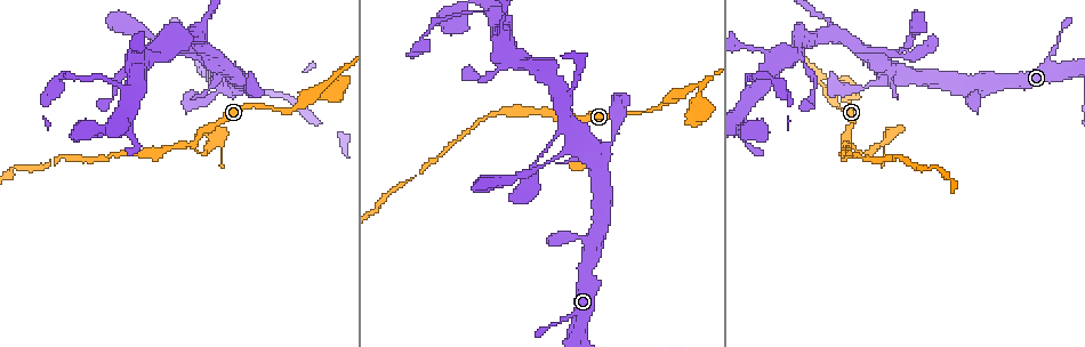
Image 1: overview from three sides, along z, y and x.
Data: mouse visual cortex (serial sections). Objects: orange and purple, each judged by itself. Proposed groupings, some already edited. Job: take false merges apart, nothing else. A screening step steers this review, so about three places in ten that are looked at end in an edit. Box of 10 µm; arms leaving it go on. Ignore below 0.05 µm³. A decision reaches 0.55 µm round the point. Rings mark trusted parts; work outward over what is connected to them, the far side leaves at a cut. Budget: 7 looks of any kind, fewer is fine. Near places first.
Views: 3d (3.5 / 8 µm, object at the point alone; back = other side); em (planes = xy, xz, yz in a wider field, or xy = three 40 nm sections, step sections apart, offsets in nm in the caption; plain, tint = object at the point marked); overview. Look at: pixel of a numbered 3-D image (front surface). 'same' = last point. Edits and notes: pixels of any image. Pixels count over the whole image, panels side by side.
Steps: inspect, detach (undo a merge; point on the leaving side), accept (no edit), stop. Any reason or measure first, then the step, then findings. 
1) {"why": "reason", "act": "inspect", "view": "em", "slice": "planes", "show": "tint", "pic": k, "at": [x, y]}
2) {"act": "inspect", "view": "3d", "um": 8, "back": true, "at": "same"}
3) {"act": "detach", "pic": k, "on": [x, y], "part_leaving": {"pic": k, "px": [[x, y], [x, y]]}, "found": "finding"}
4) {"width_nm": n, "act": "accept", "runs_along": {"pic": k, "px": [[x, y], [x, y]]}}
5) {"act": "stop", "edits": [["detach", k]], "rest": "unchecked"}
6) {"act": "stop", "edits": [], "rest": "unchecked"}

{"why": "branch point", "act": "inspect", "view": "3d", "um": 3.5, "pic": 1, "at": [854, 146]}

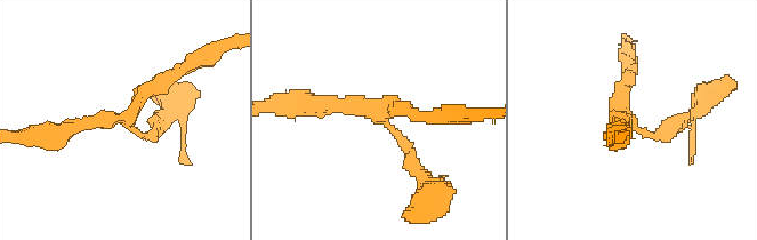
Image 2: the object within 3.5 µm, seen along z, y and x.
{"arms": 3, "arm_widths_nm": [150, 150, 200], "act": "inspect", "view": "em", "slice": "xy", "step": 3, "show": "tint", "pic": 2, "at": [381, 116]}

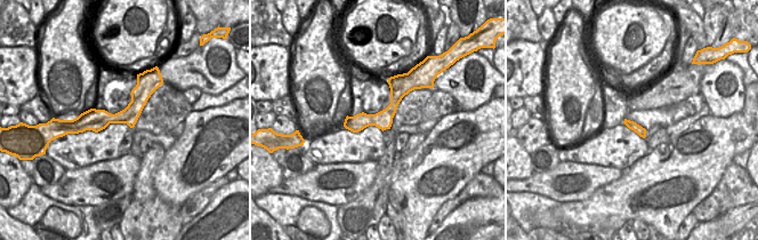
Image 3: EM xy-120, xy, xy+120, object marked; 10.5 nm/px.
{"act": "accept", "runs_along": {"pic": 3, "px": [[154, 85], [123, 117], [74, 127]]}, "found": "one cell here"}

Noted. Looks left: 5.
{"why": "abrupt turn", "act": "inspect", "view": "3d", "um": 3.5, "pic": 1, "at": [698, 102]}

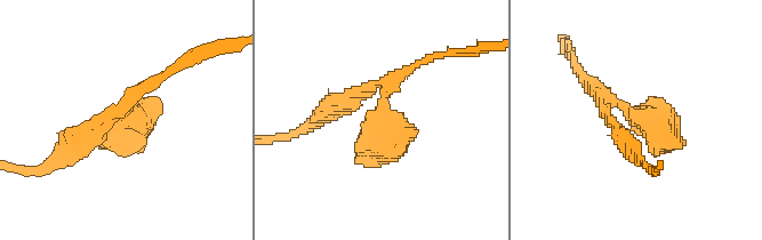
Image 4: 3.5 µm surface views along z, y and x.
{"why": "shape alone is not enough", "act": "inspect", "view": "em", "slice": "xy", "step": 1, "show": "tint", "pic": 4, "at": [638, 115]}

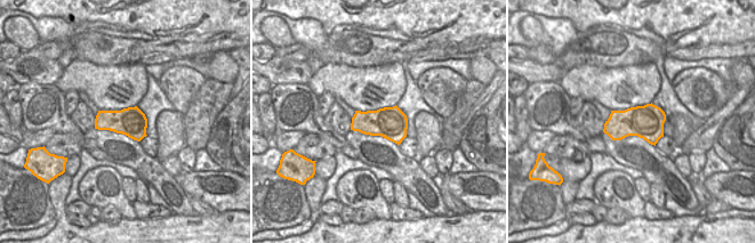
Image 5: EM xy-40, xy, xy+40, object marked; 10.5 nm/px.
{"act": "inspect", "view": "em", "slice": "xy", "step": 5, "show": "tint", "at": "same"}

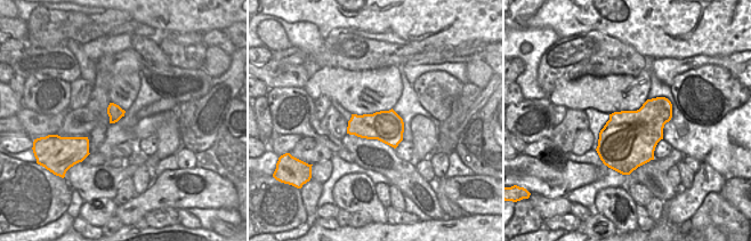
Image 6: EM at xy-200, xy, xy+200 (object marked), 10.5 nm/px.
{"act": "accept", "runs_along": {"pic": 4, "px": [[611, 124], [617, 102], [682, 148]]}, "found": "all the same cell"}

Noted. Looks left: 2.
{"act": "stop", "edits": [], "rest": "unchecked"}

